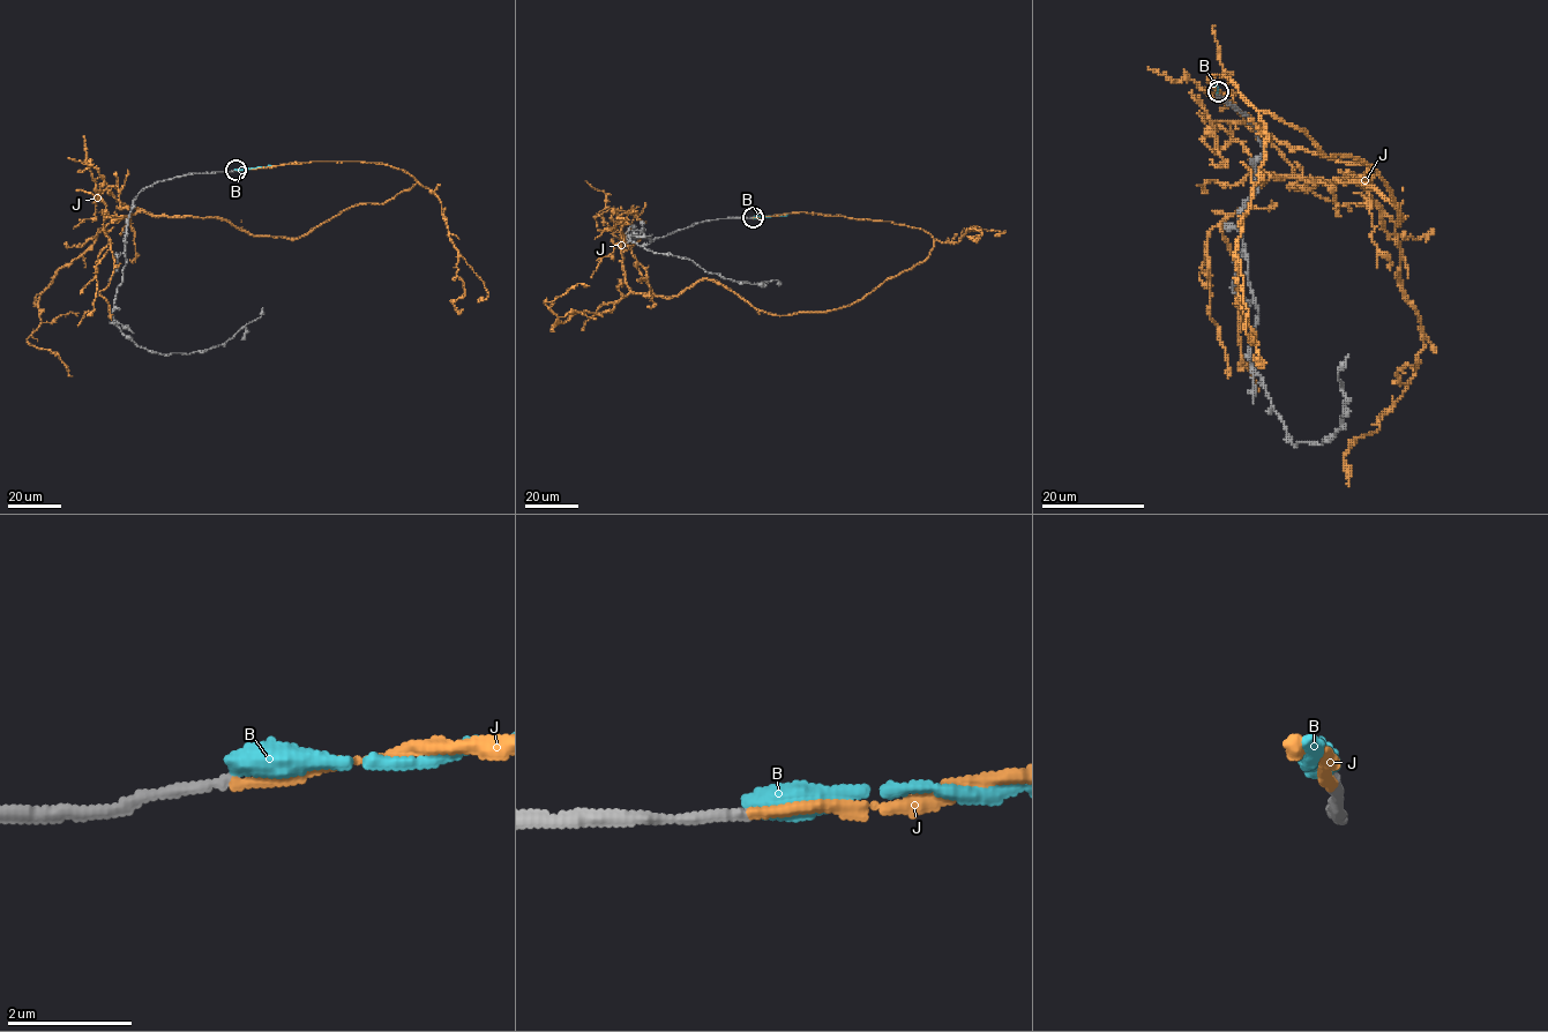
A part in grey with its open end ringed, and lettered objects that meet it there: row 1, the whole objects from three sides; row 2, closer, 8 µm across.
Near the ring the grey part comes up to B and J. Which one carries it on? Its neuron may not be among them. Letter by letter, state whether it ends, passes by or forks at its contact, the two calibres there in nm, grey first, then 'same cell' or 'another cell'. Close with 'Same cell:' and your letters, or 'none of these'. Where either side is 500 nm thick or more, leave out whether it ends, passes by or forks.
B: it ends there; 160 nm thick on the grey side, 440 nm on the other; another cell
J: it ends there; 160 nm thick on the grey side, 160 nm on the other; same cell
Same cell: J

